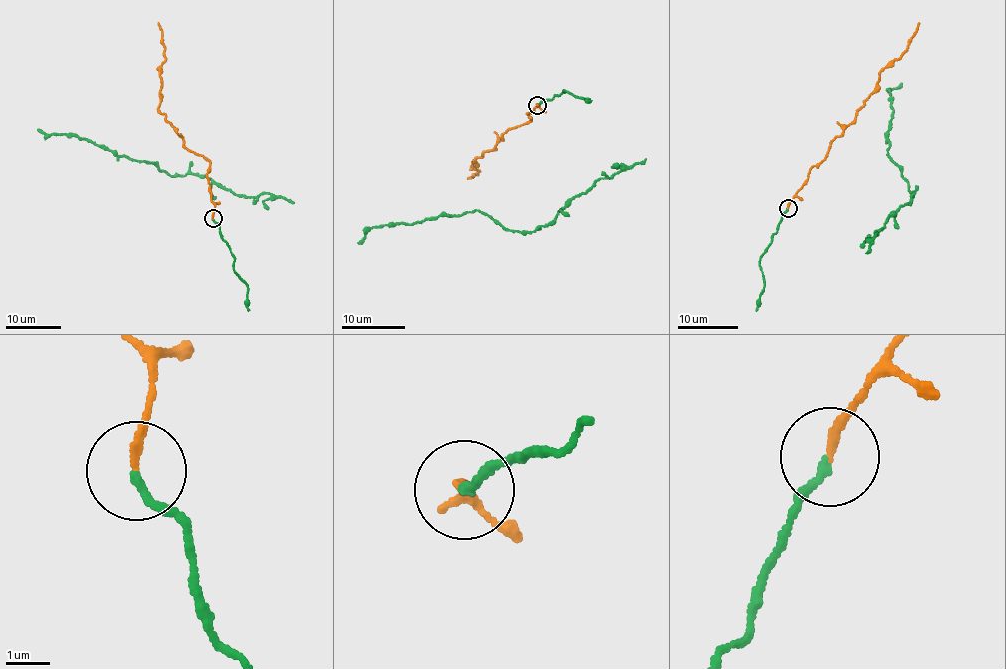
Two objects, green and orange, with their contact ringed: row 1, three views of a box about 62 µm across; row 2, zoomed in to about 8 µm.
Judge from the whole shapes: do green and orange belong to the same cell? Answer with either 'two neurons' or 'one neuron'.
one neuron

